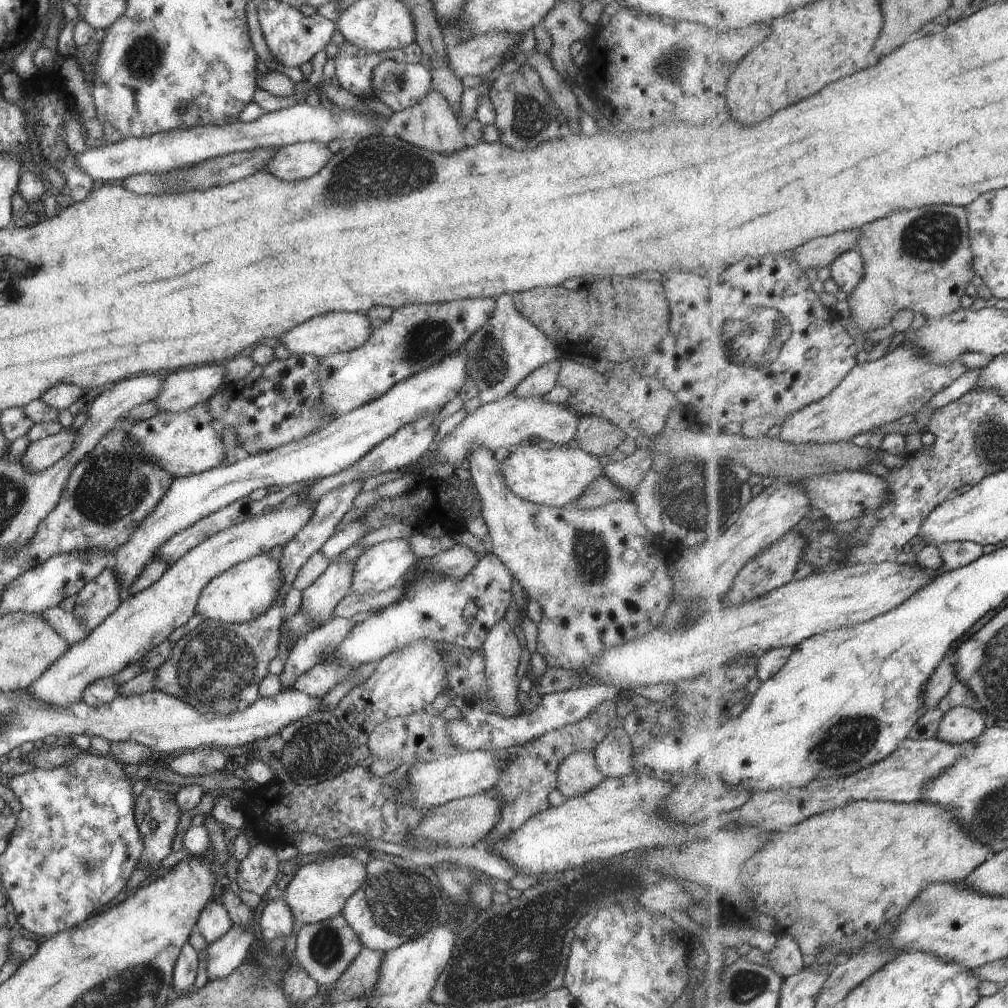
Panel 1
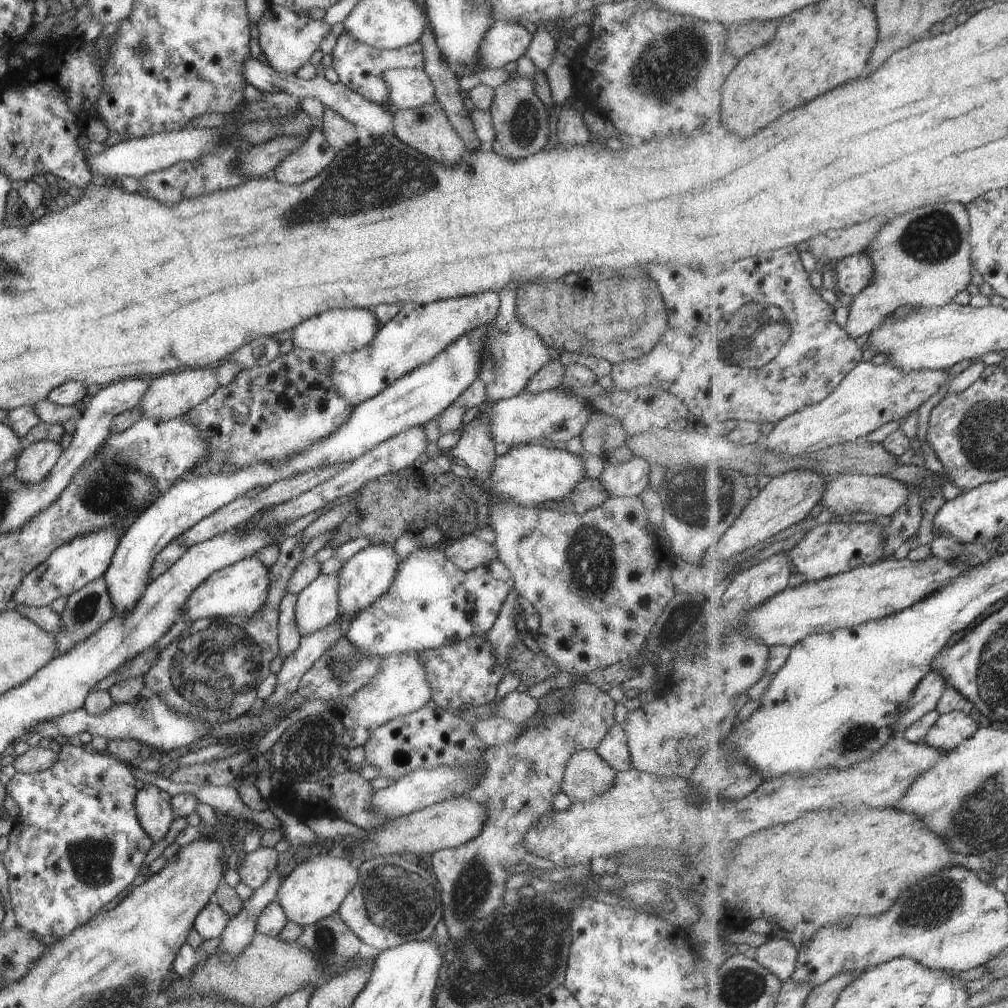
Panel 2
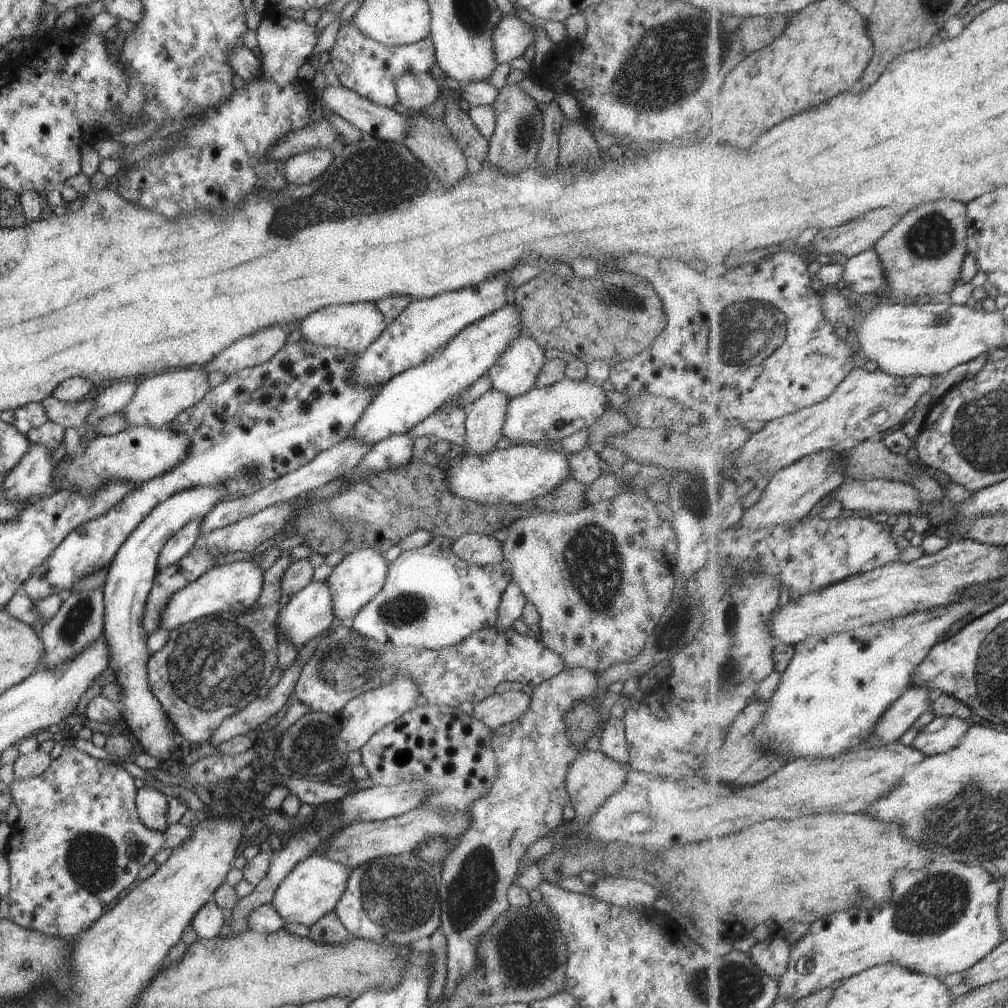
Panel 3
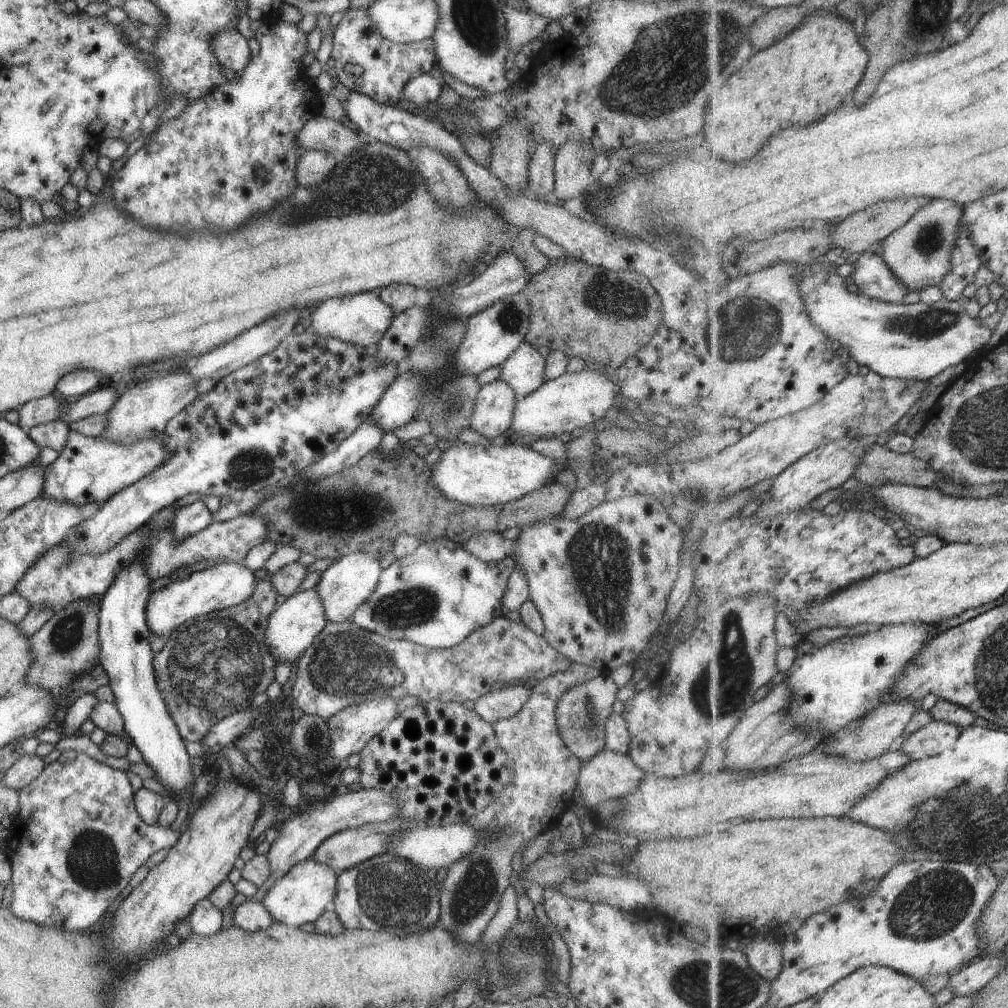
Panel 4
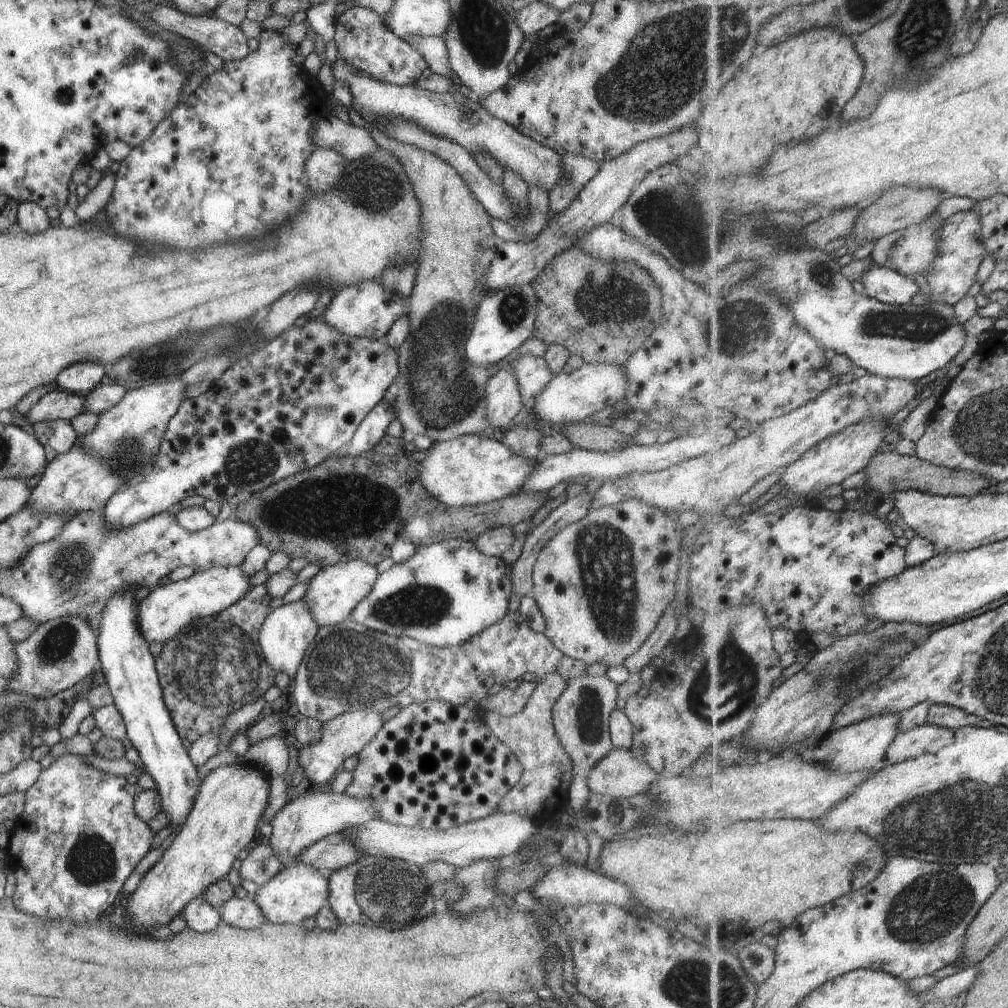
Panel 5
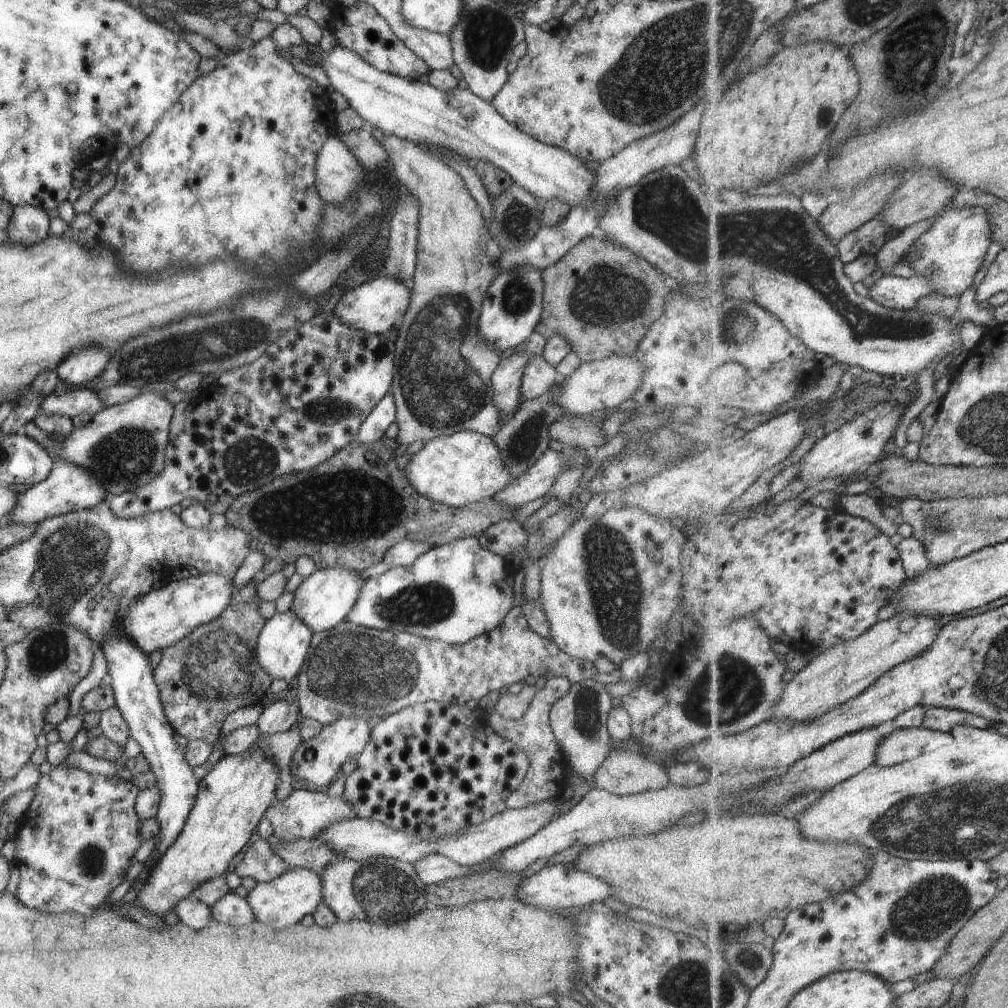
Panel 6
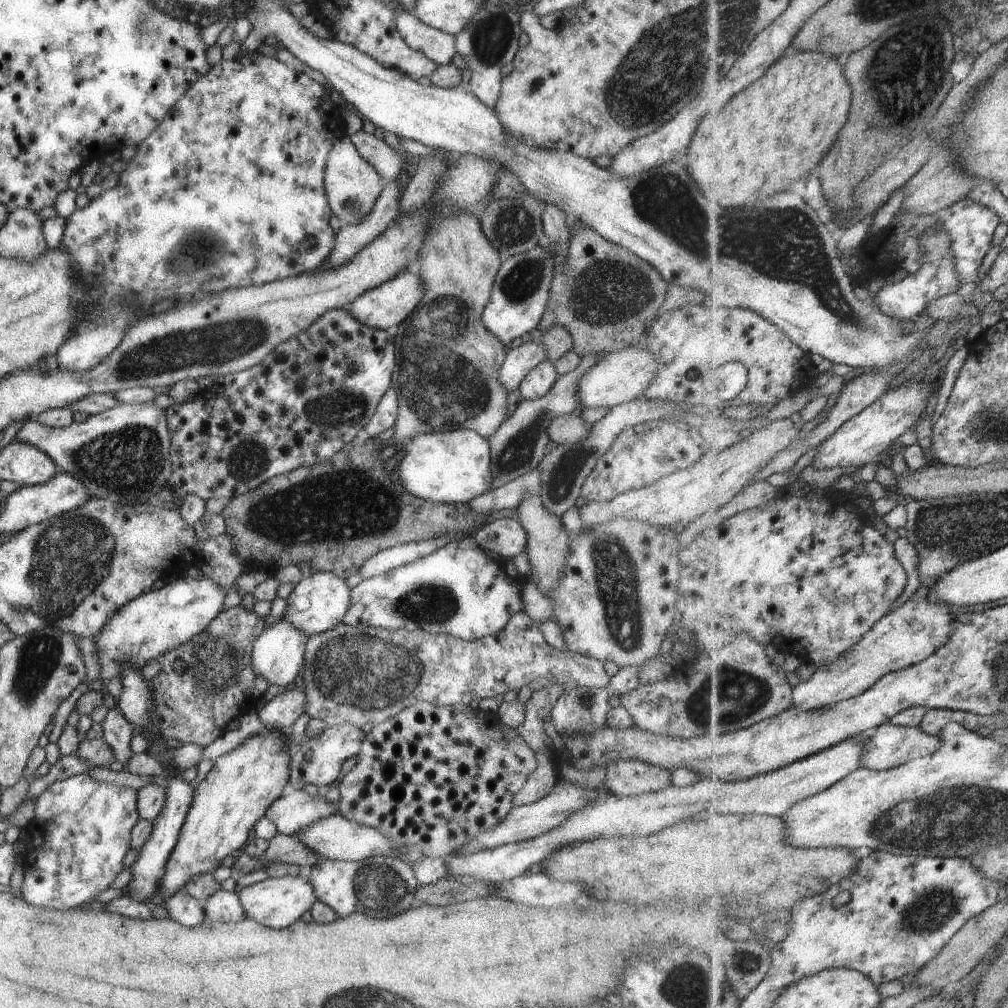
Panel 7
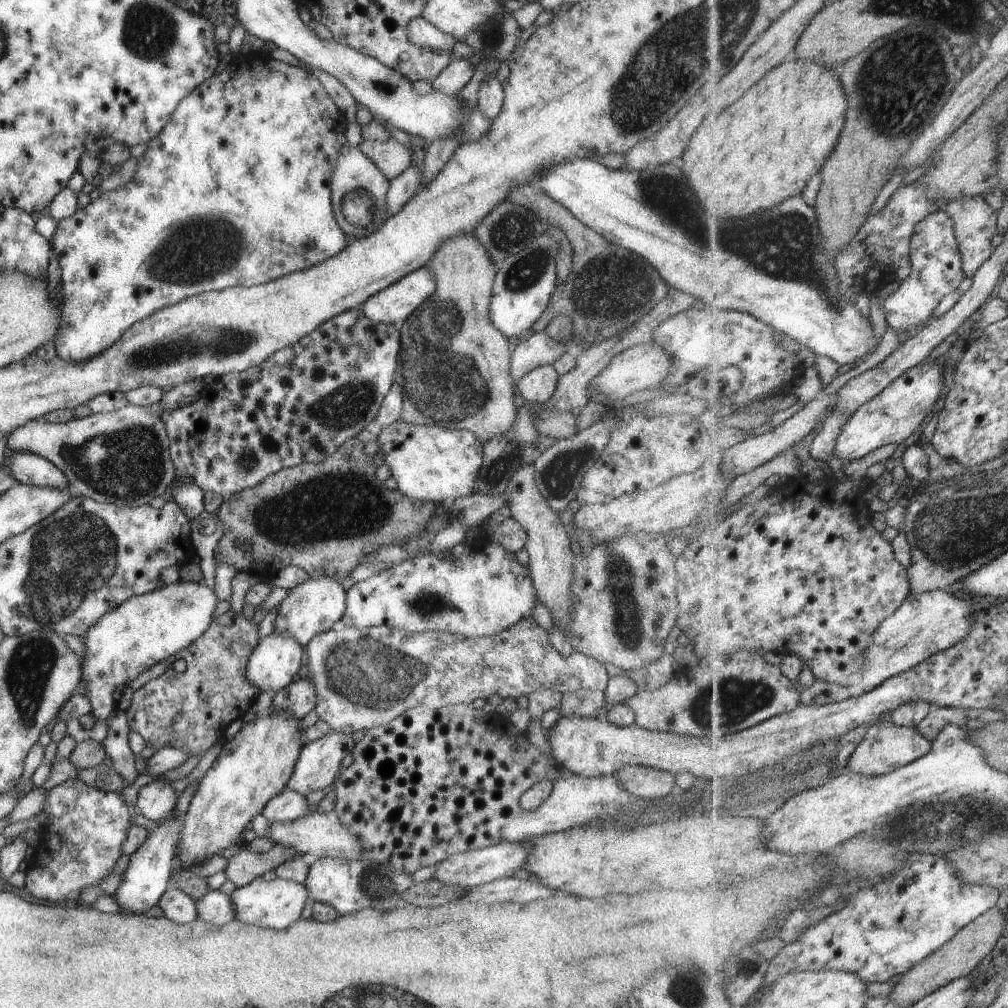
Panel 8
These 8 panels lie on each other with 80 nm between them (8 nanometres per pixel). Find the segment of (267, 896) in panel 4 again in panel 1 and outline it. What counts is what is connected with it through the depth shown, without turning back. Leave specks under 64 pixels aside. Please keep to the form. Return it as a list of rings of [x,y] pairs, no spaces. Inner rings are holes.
[[[348,855],[323,857],[315,862],[301,865],[280,894],[290,908],[293,932],[307,923],[316,923],[340,912],[347,897],[363,882],[364,866]]]

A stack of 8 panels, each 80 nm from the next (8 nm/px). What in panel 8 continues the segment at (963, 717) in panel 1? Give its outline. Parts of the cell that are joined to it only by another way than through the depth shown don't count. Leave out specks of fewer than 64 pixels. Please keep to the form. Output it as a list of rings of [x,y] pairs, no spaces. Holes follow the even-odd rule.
[[[892,720],[881,721],[866,730],[863,740],[848,758],[845,770],[854,775],[865,774],[867,777],[886,775],[922,759],[933,747],[934,743],[927,740],[917,727],[900,727]]]

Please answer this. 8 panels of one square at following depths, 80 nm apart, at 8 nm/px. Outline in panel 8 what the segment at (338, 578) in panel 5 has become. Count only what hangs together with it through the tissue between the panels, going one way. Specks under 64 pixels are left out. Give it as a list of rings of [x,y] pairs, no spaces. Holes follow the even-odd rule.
[[[325,575],[309,577],[286,591],[286,596],[278,603],[272,632],[292,637],[303,647],[312,636],[331,629],[331,625],[342,617],[345,603],[346,594],[339,585],[339,580],[335,581]]]

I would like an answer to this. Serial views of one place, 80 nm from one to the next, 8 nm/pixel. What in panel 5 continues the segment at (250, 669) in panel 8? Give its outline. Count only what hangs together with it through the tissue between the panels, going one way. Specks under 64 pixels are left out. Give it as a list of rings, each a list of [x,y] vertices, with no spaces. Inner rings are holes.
[[[303,599],[271,609],[265,616],[260,631],[258,643],[263,660],[277,673],[285,672],[291,678],[297,670],[307,645],[313,640],[318,624],[312,617],[312,612]]]

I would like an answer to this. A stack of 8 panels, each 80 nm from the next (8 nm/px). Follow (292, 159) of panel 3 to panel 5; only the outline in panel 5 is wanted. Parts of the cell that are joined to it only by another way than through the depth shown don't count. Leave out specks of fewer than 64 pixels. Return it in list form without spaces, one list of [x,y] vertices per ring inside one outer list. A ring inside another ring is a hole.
[[[317,147],[310,152],[304,164],[304,173],[307,179],[308,187],[315,193],[324,193],[330,187],[333,187],[344,173],[343,166],[349,160],[344,159],[341,154],[327,147]]]

